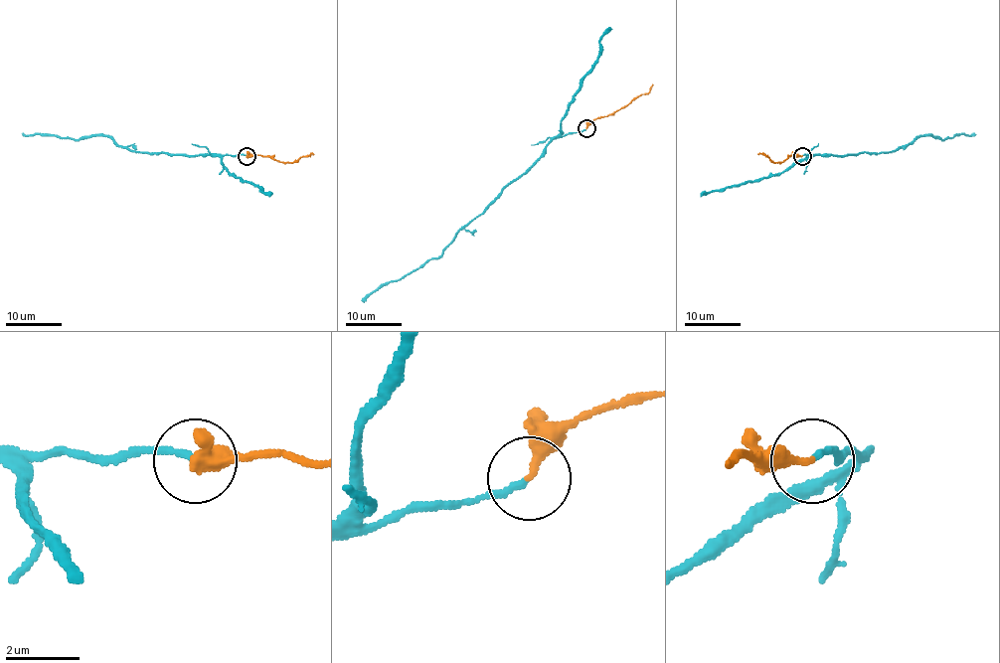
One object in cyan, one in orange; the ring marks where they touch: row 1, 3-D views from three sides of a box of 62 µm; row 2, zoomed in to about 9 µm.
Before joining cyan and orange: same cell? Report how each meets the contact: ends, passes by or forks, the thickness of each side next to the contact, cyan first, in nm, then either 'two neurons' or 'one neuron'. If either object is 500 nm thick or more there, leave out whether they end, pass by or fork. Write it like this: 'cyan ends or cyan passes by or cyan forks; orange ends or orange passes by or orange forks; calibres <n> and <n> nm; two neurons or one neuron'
cyan ends; orange ends; calibres 180 and 280 nm; two neurons

